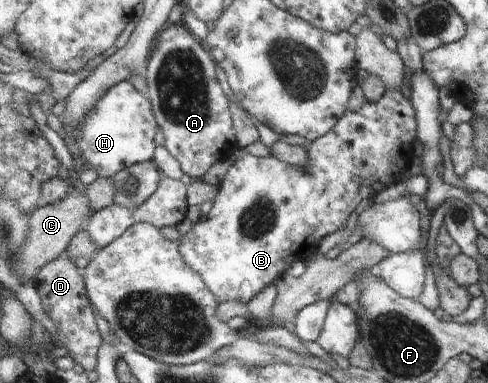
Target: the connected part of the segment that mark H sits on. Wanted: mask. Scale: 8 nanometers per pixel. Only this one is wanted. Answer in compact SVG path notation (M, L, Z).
M127 80L110 87L94 105L92 113L84 117L75 144L76 149L82 153L81 159L89 168L99 177L110 178L132 165L153 161L156 148L154 135L157 131L149 99Z

